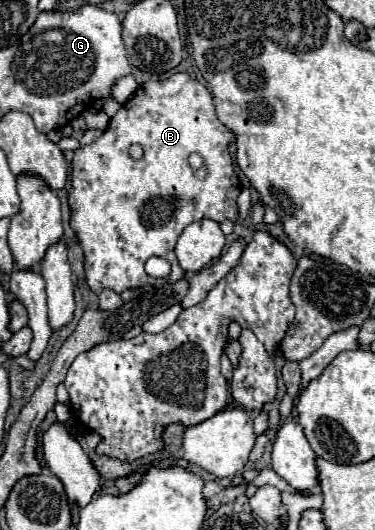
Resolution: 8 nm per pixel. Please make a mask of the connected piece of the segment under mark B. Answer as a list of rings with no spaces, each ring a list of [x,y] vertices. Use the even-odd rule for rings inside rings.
[[[178,72],[166,80],[149,80],[142,84],[134,96],[110,118],[104,134],[96,142],[74,152],[72,190],[68,194],[68,202],[72,206],[70,226],[84,250],[86,282],[94,294],[100,294],[104,288],[124,292],[144,284],[158,284],[156,278],[150,278],[144,272],[144,264],[150,256],[158,256],[170,262],[172,272],[166,282],[172,284],[180,280],[184,272],[174,256],[174,246],[182,230],[202,218],[210,218],[214,222],[240,220],[236,204],[240,194],[240,180],[234,172],[232,156],[228,150],[234,140],[234,132],[226,128],[214,114],[214,98],[210,90],[198,78]],[[132,144],[144,146],[142,160],[130,158],[128,148]],[[194,152],[204,158],[206,178],[198,178],[188,164],[188,156]]]

